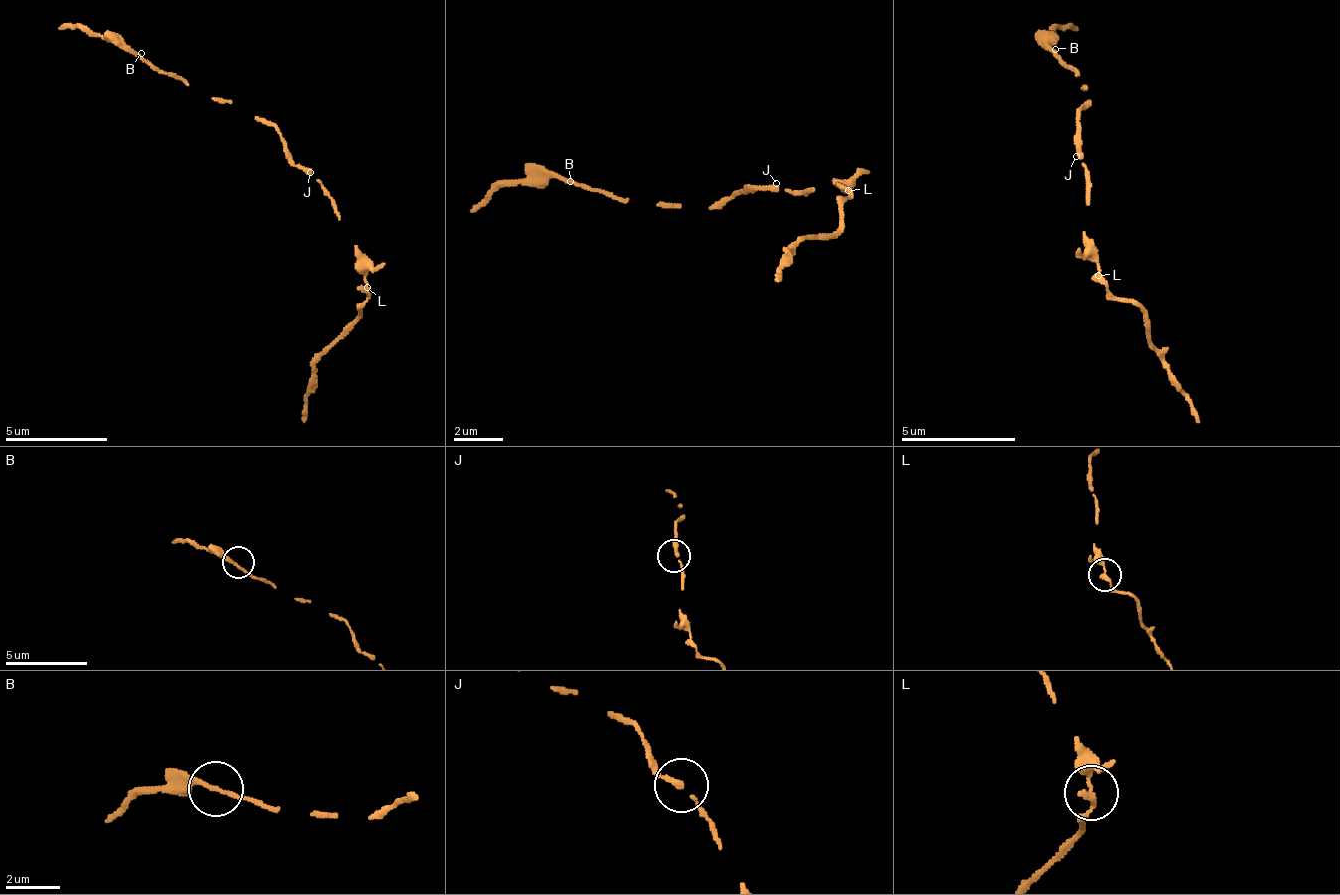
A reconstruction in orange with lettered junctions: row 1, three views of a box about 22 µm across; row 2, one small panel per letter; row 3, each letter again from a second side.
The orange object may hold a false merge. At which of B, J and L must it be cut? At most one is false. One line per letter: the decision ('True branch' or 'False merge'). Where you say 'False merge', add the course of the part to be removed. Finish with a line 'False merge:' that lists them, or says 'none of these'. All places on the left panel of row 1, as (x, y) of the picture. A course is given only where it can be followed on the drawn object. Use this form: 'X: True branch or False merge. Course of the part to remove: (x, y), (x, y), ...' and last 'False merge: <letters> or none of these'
B: True branch
J: True branch
L: False merge. Course of the part to remove: (366, 286), (360, 315), (318, 359), (302, 424)
False merge: L

